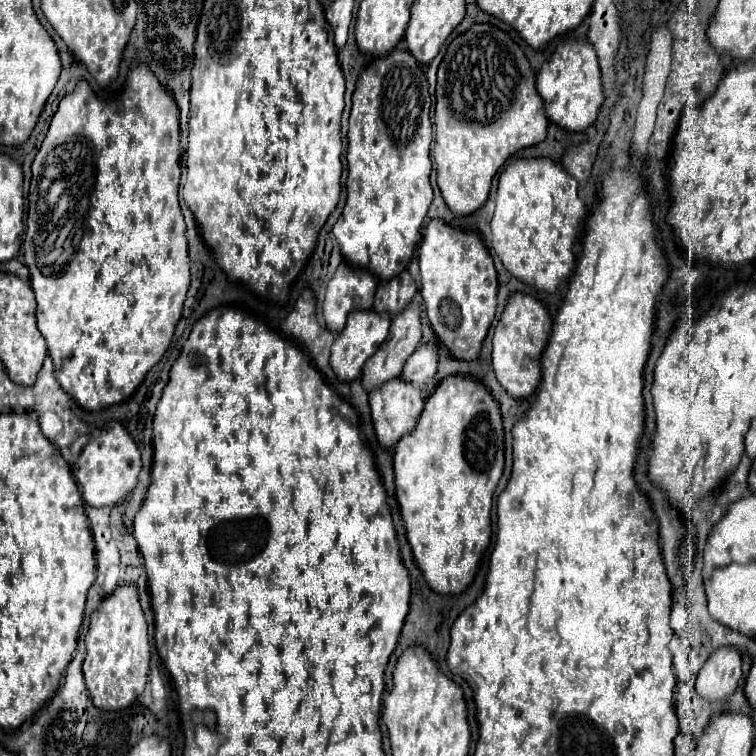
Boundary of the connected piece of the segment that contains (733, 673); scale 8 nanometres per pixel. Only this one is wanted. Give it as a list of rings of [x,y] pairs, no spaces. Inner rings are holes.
[[[718,647],[702,665],[696,691],[704,699],[724,699],[734,693],[742,679],[742,657],[736,647]]]

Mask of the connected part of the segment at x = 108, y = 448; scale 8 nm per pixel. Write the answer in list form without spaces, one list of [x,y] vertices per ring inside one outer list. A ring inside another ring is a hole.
[[[114,421],[108,429],[104,429],[98,437],[90,439],[90,443],[82,449],[82,455],[78,459],[76,479],[82,487],[82,495],[88,505],[92,507],[106,507],[116,505],[122,501],[132,489],[136,487],[138,473],[142,469],[140,449],[130,437],[130,433],[124,429],[122,423]]]

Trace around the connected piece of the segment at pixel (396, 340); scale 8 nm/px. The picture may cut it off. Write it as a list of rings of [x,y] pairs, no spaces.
[[[416,297],[412,299],[412,303],[408,303],[404,307],[404,311],[400,311],[396,317],[392,317],[392,325],[390,325],[390,333],[388,339],[382,343],[382,347],[372,355],[372,359],[366,361],[364,373],[362,373],[362,385],[372,391],[376,387],[380,387],[384,381],[396,377],[402,373],[402,367],[406,363],[406,359],[412,355],[412,351],[418,347],[420,339],[422,339],[422,331],[420,331],[420,313],[422,313],[422,301]]]

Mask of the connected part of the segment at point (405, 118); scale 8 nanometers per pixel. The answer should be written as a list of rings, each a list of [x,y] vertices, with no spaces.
[[[392,49],[384,57],[376,57],[358,77],[356,91],[352,97],[350,129],[348,129],[348,199],[342,211],[342,221],[336,221],[332,233],[340,245],[340,251],[348,263],[354,267],[366,267],[370,273],[382,279],[392,279],[402,273],[416,245],[420,243],[420,229],[428,207],[432,203],[430,187],[430,141],[432,141],[432,121],[430,121],[430,93],[428,81],[420,63],[412,57],[408,49]]]

